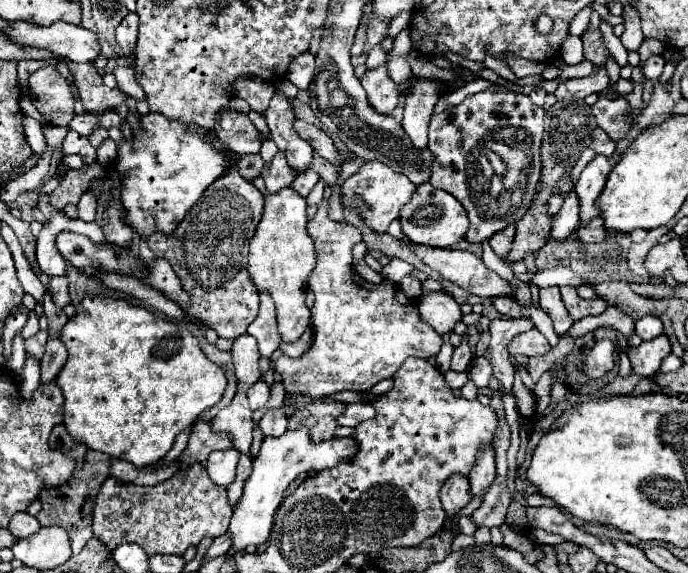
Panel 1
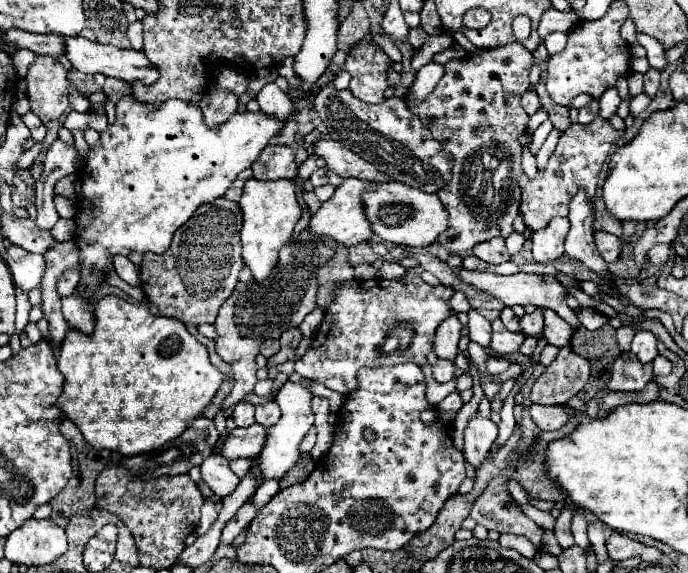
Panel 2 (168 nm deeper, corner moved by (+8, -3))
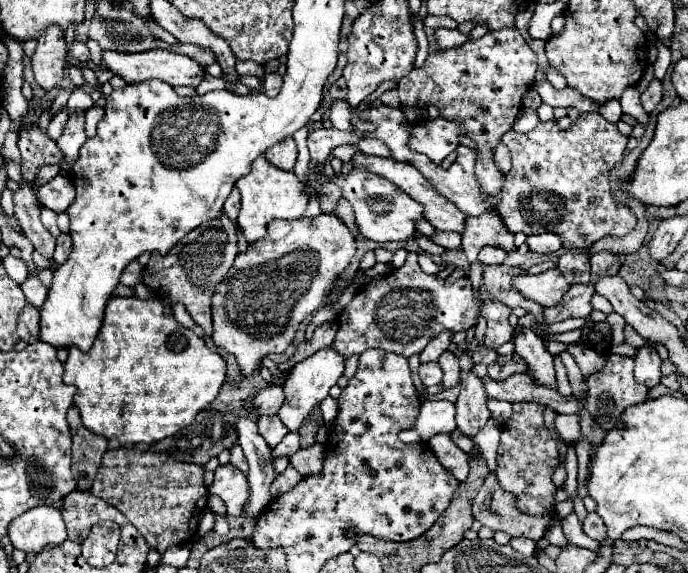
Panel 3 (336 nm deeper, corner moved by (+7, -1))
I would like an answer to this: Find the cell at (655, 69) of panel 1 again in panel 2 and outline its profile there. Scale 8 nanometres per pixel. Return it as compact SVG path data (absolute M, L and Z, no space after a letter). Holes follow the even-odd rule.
M650 69L650 71L644 75L644 93L654 99L656 93L658 93L658 87L660 87L660 71Z

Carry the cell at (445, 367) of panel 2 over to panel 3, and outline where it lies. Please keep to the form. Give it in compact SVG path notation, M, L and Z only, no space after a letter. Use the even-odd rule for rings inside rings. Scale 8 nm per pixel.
M421 363L421 367L419 367L419 377L425 387L441 385L441 375L443 375L443 371L441 371L439 363Z

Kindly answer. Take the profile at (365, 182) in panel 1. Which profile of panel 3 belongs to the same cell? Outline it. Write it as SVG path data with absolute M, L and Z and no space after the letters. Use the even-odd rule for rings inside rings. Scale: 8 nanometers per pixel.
M321 213L317 217L301 219L275 219L269 223L269 233L257 241L247 253L237 255L225 281L217 285L213 295L213 341L217 347L227 349L235 355L243 377L253 375L261 367L261 359L271 353L283 353L293 343L297 325L317 311L329 297L333 283L347 269L355 257L357 239L351 235L347 225L337 213Z

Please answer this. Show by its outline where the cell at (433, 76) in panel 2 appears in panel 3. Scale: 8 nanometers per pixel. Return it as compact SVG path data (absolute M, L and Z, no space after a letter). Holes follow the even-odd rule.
M437 27L433 31L433 37L435 37L437 53L443 53L443 51L453 49L453 47L461 47L467 41L467 35L459 33L457 29L445 29L445 27Z

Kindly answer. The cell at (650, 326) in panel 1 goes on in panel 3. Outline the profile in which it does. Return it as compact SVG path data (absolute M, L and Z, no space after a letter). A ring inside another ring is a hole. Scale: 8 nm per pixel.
M639 347L637 355L635 355L635 379L647 387L655 387L661 379L659 373L661 367L661 359L655 351L655 347Z

